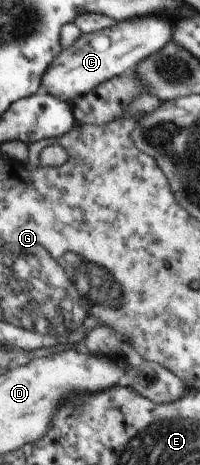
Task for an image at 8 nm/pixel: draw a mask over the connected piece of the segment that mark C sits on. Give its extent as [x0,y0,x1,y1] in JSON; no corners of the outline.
[42,16,173,104]

